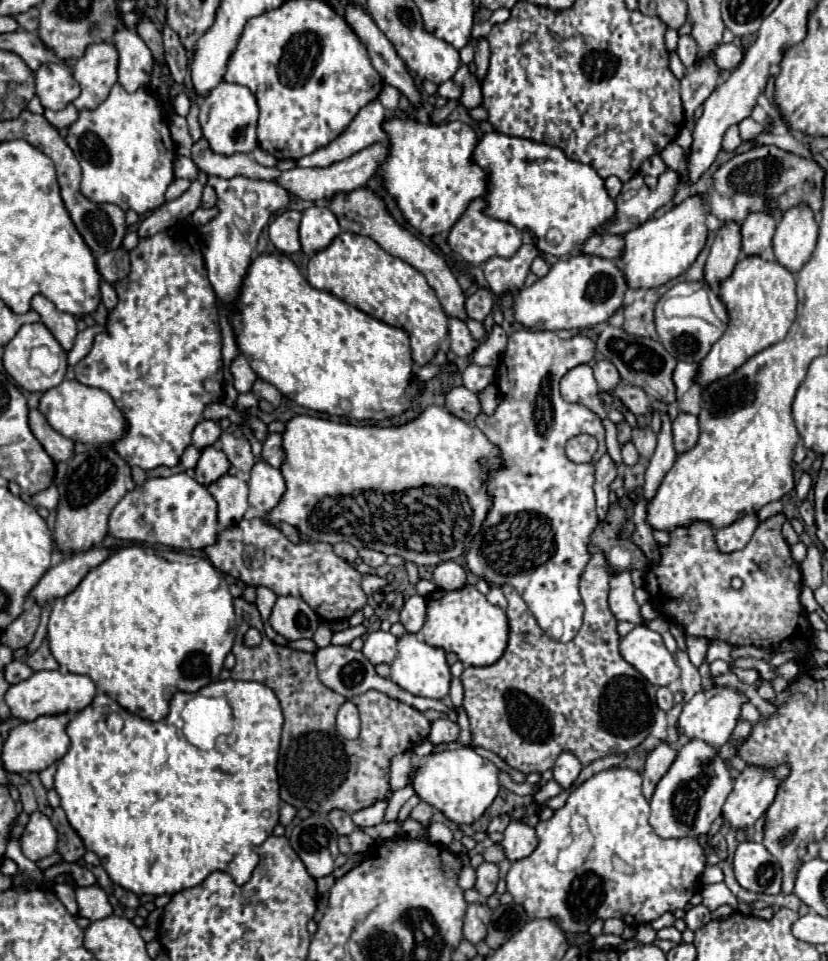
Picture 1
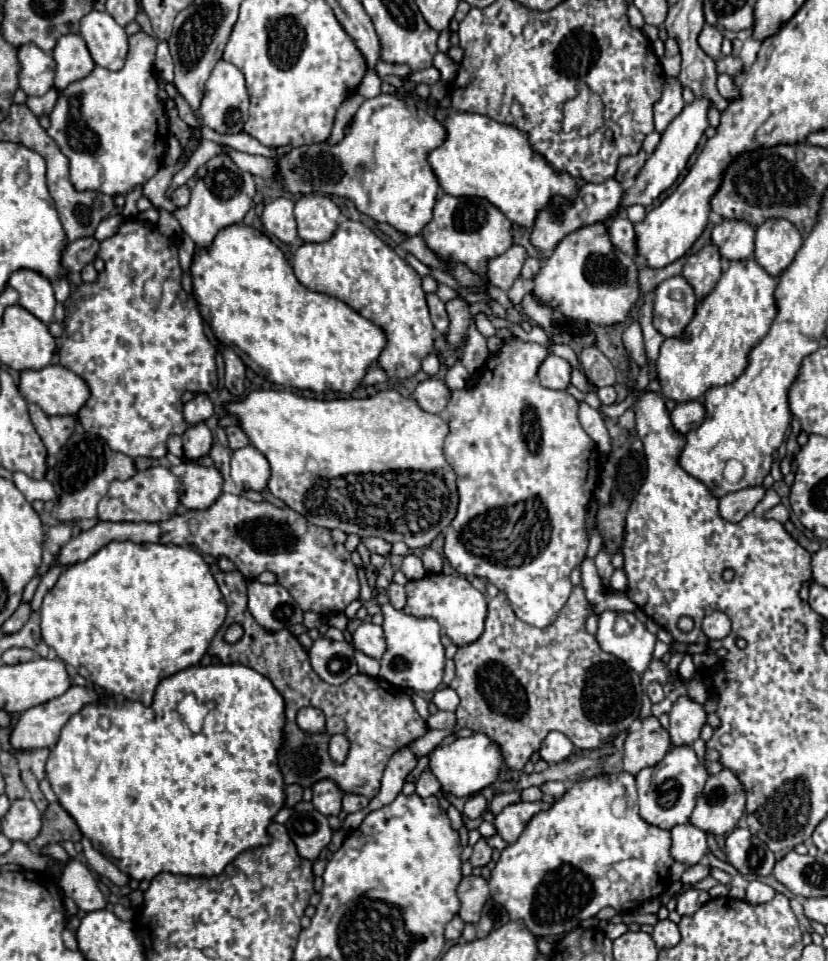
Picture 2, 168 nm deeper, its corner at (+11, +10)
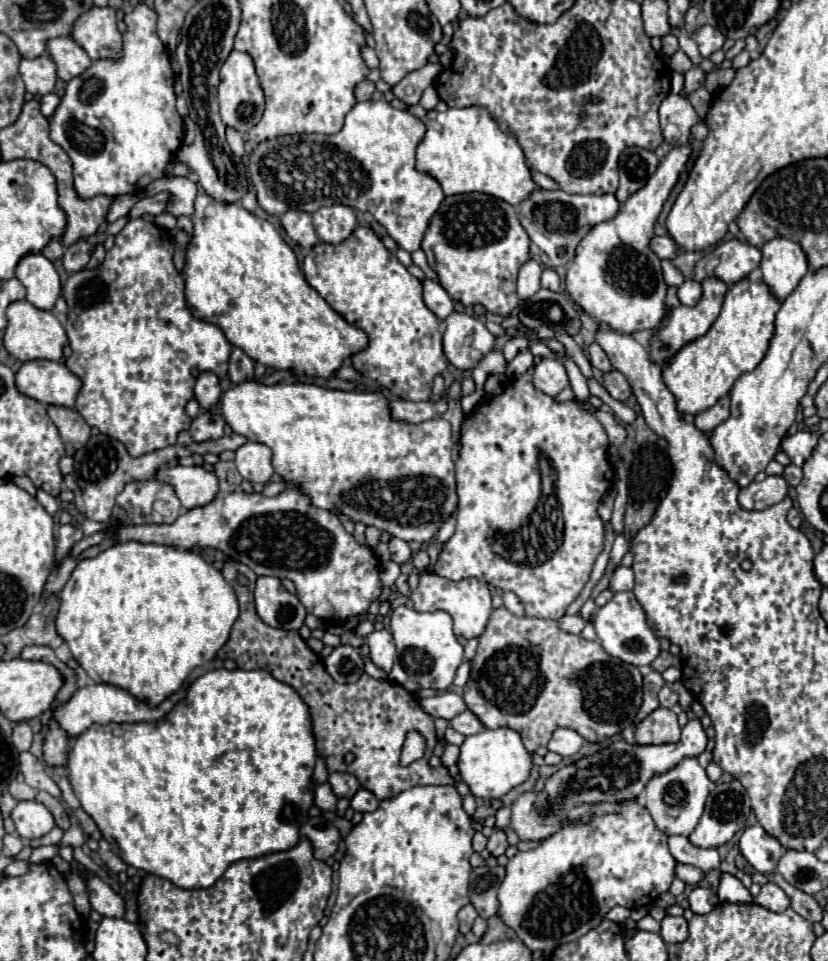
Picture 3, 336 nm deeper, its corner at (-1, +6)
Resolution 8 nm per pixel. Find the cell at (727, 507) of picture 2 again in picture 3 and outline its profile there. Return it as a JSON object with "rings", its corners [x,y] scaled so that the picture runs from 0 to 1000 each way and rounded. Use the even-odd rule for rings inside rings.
{"rings":[[[925,495],[920,502],[906,502],[894,510],[891,522],[901,531],[923,531],[940,524],[952,514],[952,504],[944,495]]]}

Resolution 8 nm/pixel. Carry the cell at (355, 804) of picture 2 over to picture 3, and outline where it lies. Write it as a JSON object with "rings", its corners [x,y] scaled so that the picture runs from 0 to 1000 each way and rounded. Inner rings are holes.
{"rings":[[[435,820],[423,832],[423,839],[432,845],[452,845],[457,841],[457,837],[459,837],[459,832],[447,822],[440,822],[440,820]]]}

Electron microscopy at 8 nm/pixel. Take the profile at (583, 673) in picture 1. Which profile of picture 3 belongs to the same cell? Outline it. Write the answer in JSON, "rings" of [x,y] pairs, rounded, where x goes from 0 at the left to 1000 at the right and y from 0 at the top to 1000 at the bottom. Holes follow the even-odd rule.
{"rings":[[[609,631],[592,639],[587,656],[580,660],[580,672],[568,687],[568,706],[560,714],[563,735],[580,747],[587,758],[614,755],[630,764],[633,776],[645,783],[659,776],[664,764],[674,758],[691,758],[703,768],[722,772],[763,755],[771,735],[775,730],[775,701],[768,693],[756,691],[732,681],[725,668],[708,668],[696,660],[679,658],[669,645],[626,643]]]}

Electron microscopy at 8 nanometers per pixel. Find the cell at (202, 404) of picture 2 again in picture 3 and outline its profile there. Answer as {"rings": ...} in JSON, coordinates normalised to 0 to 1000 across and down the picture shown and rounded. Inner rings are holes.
{"rings":[[[244,387],[237,395],[234,408],[237,408],[237,416],[242,418],[242,422],[246,427],[254,427],[254,422],[261,420],[266,416],[266,410],[268,410],[263,391],[258,387]]]}

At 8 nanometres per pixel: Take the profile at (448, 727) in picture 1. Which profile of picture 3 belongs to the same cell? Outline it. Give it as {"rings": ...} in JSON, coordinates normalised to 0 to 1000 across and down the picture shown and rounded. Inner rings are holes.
{"rings":[[[563,739],[563,741],[553,743],[553,745],[548,745],[548,747],[543,749],[543,755],[546,755],[551,762],[560,764],[560,766],[577,764],[577,762],[585,760],[585,753],[582,753],[582,751],[577,749],[577,745],[570,743],[568,739]]]}

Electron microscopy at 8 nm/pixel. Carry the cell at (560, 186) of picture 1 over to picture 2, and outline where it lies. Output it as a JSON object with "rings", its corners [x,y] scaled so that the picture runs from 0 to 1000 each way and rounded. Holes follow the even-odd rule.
{"rings":[[[548,117],[539,125],[539,148],[519,158],[519,173],[531,189],[531,196],[546,204],[577,204],[594,210],[606,223],[630,237],[643,237],[655,219],[664,214],[664,206],[679,204],[688,212],[698,202],[696,185],[686,179],[674,179],[655,160],[650,160],[635,137],[597,127],[582,119]]]}

